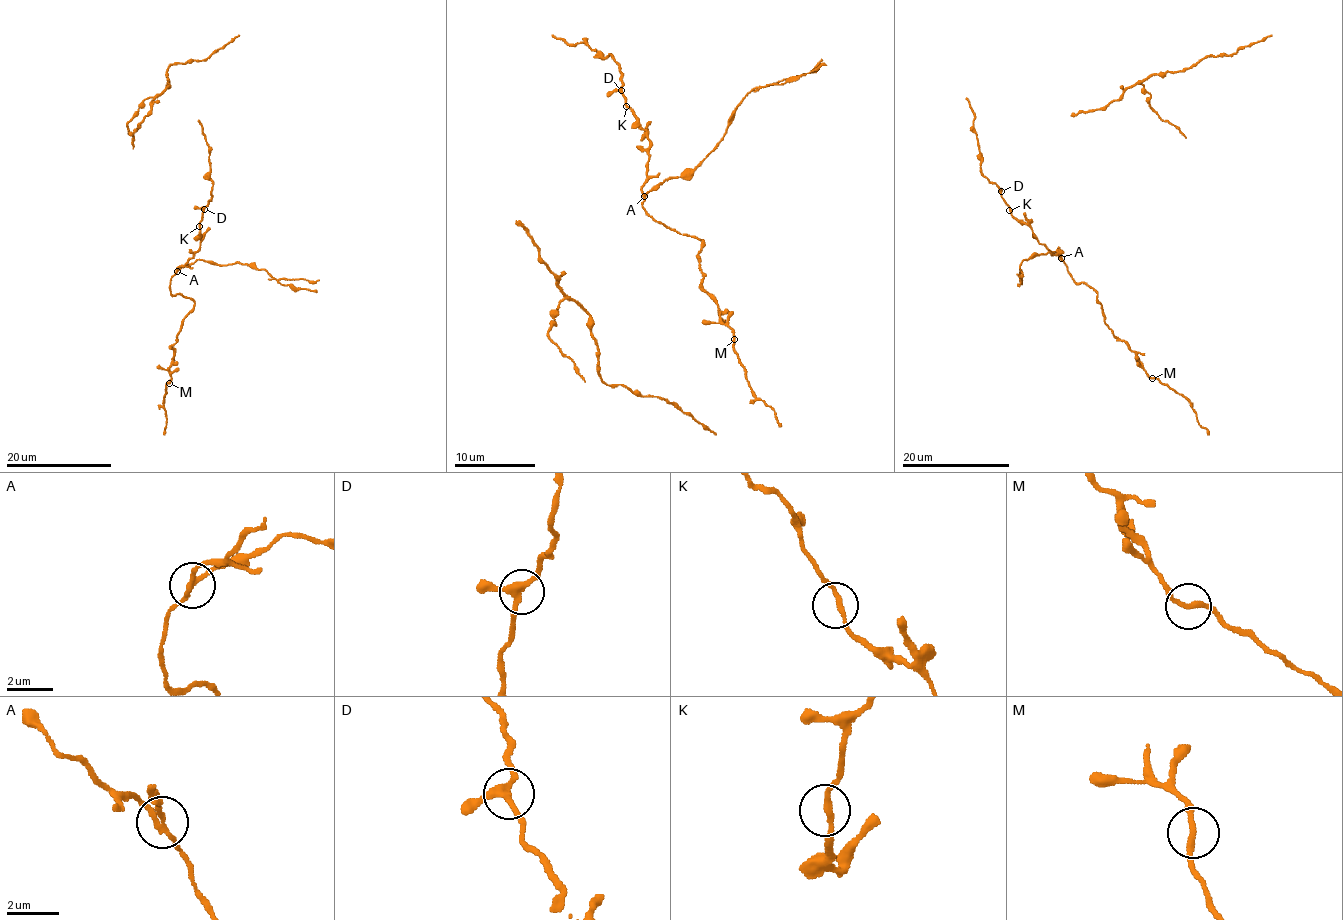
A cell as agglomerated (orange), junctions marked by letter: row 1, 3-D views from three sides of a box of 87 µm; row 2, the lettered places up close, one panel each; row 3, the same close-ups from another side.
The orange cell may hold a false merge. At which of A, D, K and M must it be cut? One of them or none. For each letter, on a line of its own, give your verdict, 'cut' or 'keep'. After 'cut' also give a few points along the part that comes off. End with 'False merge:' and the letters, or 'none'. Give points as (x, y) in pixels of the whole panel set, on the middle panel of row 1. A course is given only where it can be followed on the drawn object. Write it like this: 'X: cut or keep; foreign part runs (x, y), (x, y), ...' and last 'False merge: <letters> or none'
A: cut
D: keep
K: keep
M: keep
False merge: A

